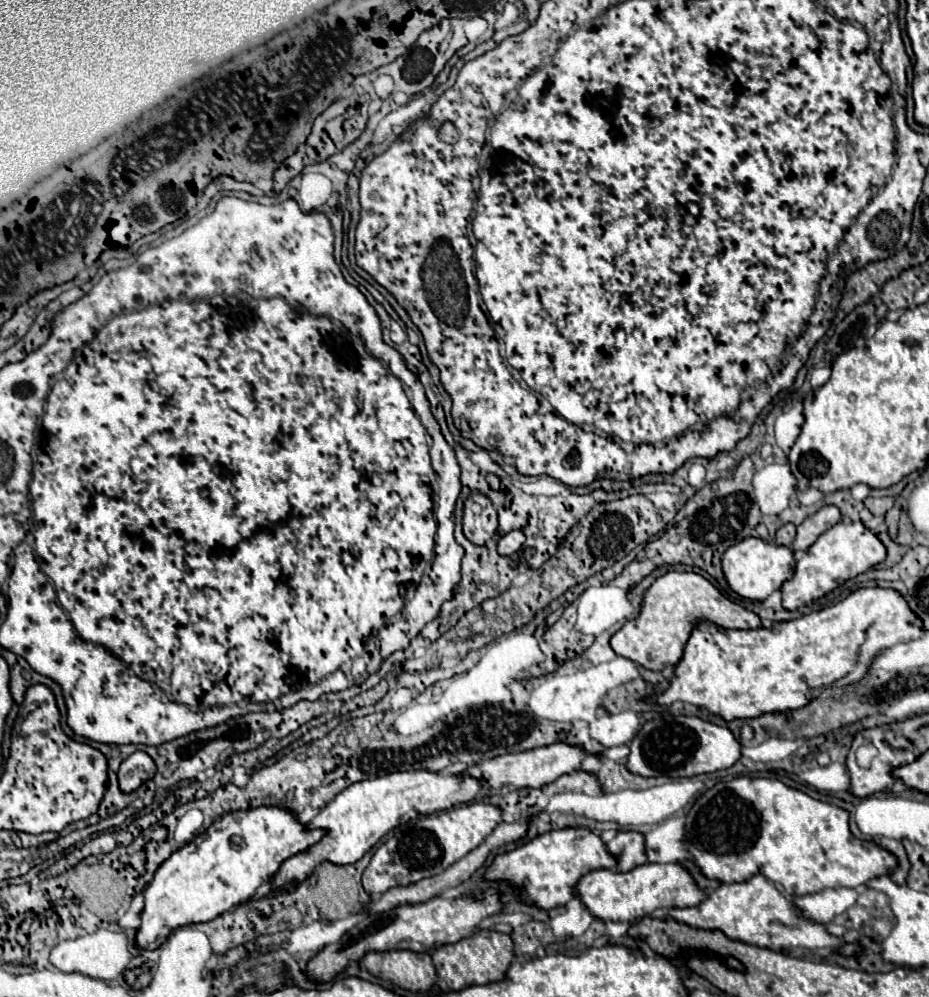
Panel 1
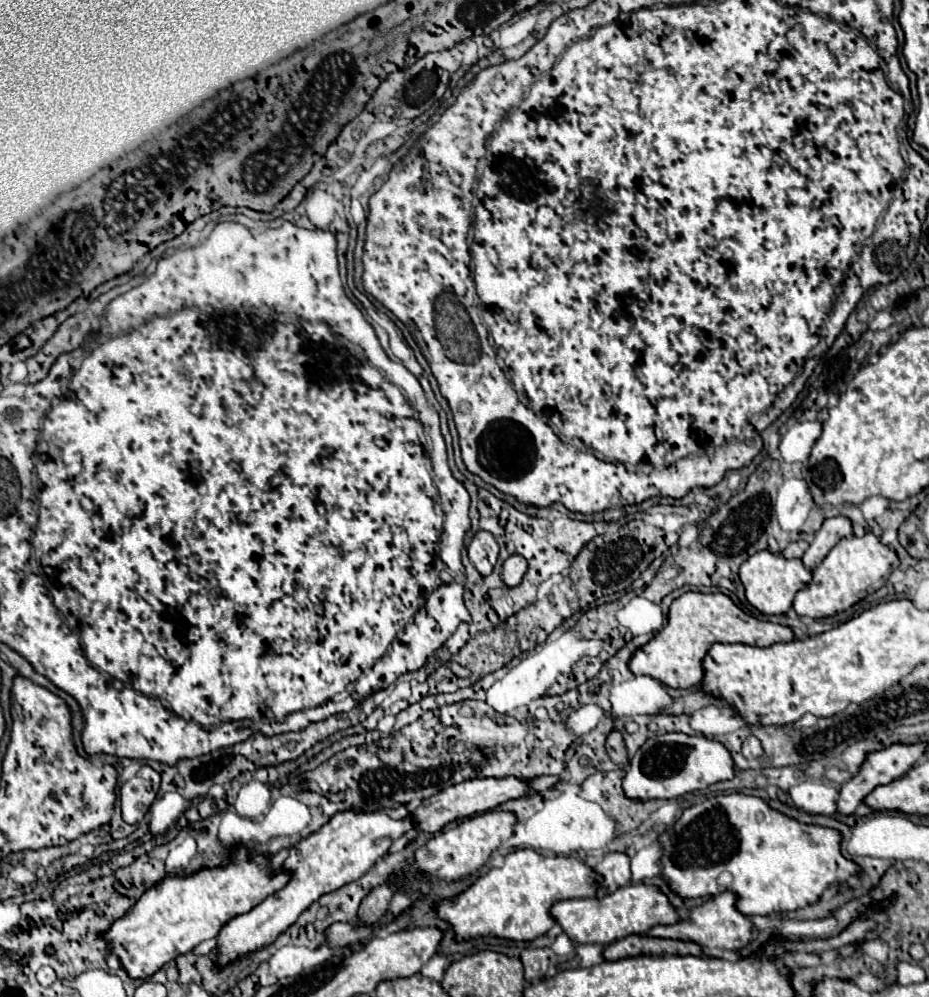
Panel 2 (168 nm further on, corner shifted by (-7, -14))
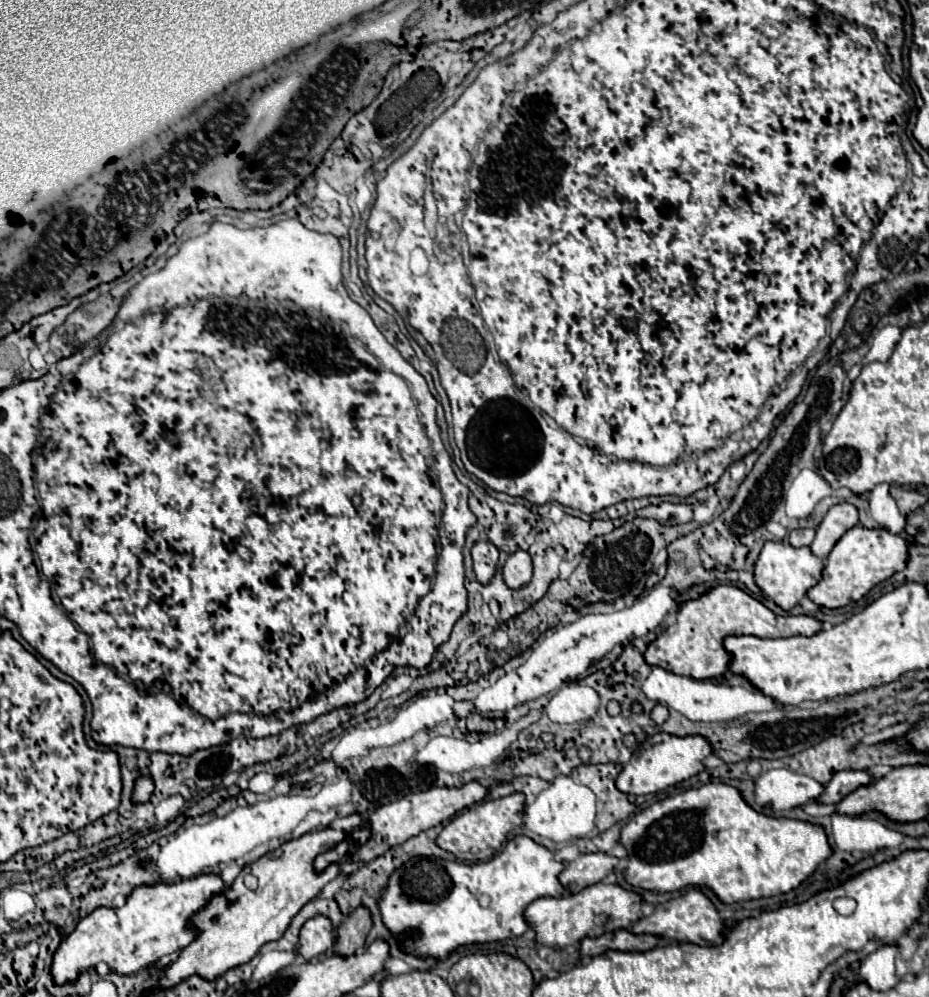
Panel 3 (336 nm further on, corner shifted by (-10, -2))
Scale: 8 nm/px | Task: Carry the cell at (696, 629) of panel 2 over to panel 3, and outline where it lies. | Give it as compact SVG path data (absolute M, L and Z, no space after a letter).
M720 585L710 589L706 595L686 601L678 619L668 627L656 641L652 641L644 653L648 665L658 665L676 675L694 679L720 677L730 665L730 653L724 649L724 637L728 635L756 635L756 637L792 637L792 635L816 635L822 631L822 623L810 615L788 615L778 617L758 599L750 597L738 587Z

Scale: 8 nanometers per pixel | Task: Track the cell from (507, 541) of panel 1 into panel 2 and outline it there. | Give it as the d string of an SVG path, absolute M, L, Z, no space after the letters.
M509 555L503 563L503 581L509 587L515 587L521 583L525 571L527 571L527 559L521 555Z

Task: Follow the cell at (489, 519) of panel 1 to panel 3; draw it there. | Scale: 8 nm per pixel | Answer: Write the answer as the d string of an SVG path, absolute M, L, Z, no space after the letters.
M482 539L472 547L472 561L474 561L474 575L476 575L478 583L486 585L486 583L490 583L490 579L496 571L498 549L492 543Z

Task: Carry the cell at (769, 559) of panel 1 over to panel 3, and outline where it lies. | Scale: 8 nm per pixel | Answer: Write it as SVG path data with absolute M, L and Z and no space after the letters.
M768 541L762 547L762 553L756 561L754 579L766 597L770 597L780 609L790 611L800 603L800 599L808 593L808 589L822 579L822 569L824 569L822 559L818 559L808 547L796 549L782 541Z

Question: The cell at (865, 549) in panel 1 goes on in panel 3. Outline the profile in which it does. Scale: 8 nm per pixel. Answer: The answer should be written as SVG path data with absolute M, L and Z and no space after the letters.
M862 525L852 527L834 545L826 559L822 579L808 591L808 597L822 607L844 607L852 601L860 601L874 585L890 579L894 573L906 567L908 545L900 535L892 535L886 529L866 529Z

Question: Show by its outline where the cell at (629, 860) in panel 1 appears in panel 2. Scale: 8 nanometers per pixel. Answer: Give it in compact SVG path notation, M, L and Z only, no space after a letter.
M607 853L605 859L595 865L595 871L603 875L603 893L613 893L615 887L631 883L631 857L627 853Z

